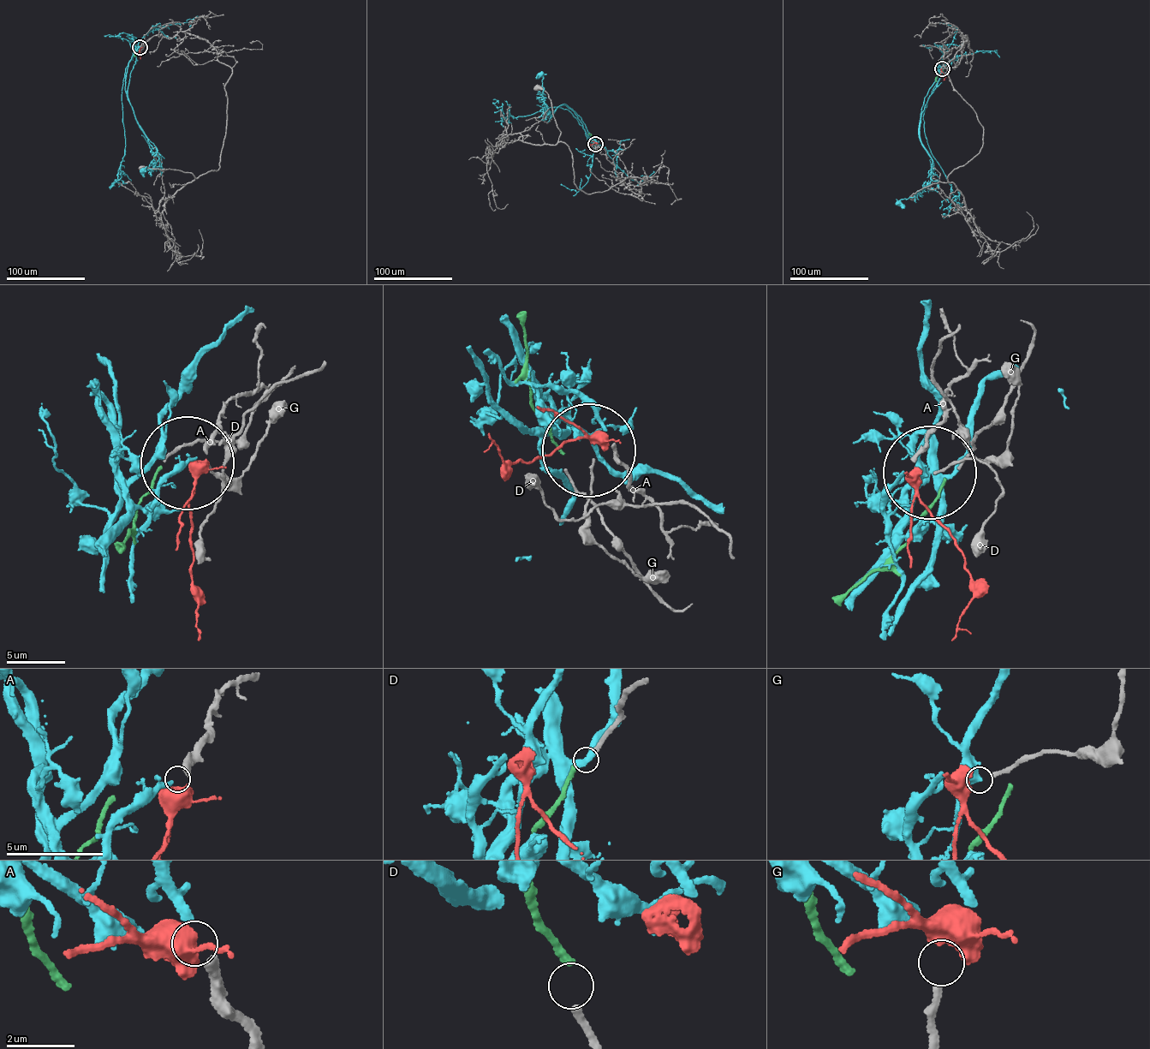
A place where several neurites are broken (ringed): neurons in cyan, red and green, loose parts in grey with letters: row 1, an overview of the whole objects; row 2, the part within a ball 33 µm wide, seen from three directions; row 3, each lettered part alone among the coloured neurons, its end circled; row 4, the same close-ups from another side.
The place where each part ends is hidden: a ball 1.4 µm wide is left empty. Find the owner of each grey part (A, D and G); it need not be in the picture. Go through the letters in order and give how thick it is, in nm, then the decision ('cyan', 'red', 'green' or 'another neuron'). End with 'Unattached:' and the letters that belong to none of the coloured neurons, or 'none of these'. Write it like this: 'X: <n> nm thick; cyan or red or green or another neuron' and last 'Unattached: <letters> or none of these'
A: 360 nm thick; cyan
D: 240 nm thick; green
G: 220 nm thick; red
Unattached: none of these

